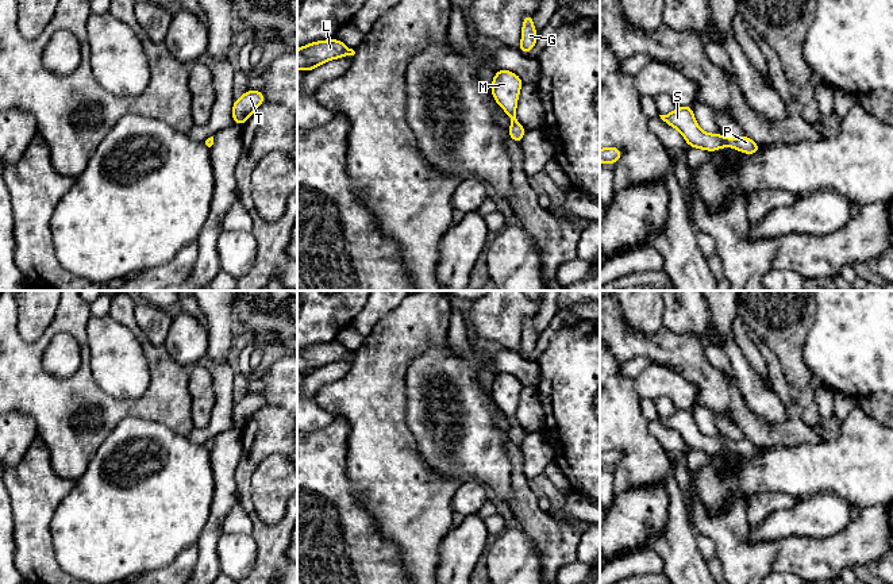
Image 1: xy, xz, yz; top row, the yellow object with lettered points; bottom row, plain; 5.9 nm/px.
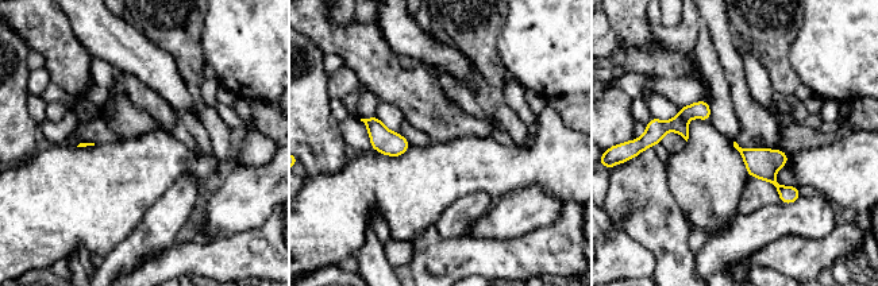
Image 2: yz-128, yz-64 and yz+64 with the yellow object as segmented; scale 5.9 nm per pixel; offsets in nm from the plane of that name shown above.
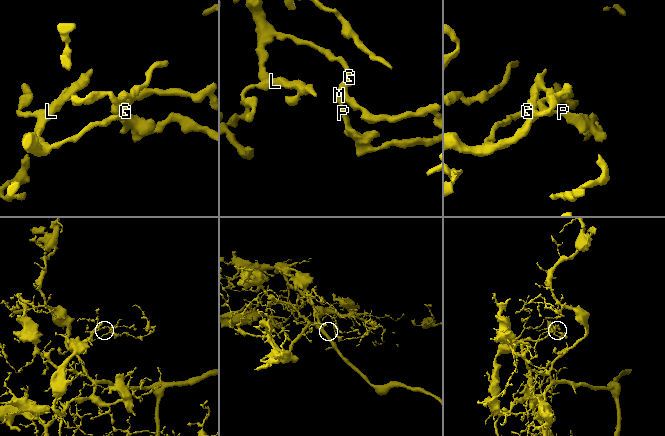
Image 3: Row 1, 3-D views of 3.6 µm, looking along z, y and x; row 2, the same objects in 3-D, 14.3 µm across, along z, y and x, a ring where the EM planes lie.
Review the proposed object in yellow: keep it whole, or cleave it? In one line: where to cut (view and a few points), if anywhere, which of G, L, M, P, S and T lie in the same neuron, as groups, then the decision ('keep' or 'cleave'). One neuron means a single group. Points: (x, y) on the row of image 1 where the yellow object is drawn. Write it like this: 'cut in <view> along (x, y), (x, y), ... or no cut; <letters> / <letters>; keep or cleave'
no cut; G L M P S T; keep

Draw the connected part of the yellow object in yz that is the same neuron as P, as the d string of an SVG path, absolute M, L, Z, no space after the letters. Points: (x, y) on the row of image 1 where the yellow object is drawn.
M692 104L688 107L678 107L675 111L659 116L666 124L680 130L688 146L690 147L716 151L720 147L730 146L736 149L738 151L743 151L751 155L757 154L761 147L761 145L746 135L738 139L732 139L720 134L708 134L701 131L696 123Z

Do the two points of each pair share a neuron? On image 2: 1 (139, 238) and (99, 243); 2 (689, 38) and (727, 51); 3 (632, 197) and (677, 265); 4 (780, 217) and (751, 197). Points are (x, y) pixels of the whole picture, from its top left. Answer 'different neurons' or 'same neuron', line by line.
1: different neurons
2: different neurons
3: same neuron
4: different neurons

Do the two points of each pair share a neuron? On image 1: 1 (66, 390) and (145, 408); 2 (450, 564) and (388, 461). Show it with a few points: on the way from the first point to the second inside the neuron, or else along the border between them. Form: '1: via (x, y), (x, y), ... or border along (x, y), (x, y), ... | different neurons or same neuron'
1: via (85, 400), (100, 400), (107, 407), (126, 407) | same neuron
2: border along (451, 527), (442, 542), (437, 569) | different neurons

